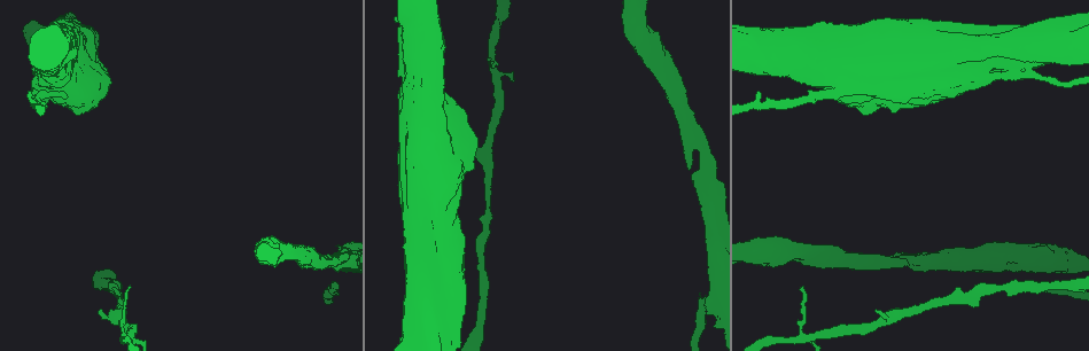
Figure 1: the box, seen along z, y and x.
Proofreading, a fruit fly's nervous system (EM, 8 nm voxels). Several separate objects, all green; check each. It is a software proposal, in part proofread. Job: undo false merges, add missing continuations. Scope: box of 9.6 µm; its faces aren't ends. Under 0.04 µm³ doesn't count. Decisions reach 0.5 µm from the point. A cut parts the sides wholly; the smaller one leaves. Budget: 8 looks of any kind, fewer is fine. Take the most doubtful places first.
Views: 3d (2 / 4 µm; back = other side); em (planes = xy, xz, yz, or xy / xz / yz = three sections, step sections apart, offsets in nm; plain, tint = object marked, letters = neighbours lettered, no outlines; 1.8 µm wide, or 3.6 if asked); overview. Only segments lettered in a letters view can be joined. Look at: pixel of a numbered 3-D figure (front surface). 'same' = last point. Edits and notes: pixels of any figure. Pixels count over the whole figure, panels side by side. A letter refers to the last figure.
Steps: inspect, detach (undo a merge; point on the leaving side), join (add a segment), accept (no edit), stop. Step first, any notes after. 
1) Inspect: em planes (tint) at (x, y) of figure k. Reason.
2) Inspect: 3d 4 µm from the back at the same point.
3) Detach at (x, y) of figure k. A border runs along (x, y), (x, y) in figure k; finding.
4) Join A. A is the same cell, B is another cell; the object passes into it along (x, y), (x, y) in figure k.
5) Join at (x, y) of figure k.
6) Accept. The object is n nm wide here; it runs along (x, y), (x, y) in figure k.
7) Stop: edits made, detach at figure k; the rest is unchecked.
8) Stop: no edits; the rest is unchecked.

Inspect: 3d 4 µm at (1028, 67) of figure 1. Calibre changes.

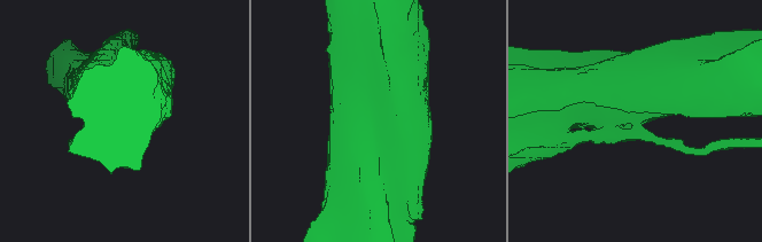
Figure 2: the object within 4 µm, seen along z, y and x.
Inspect: em 3.6 µm planes (letters) at (632, 117) of figure 2.

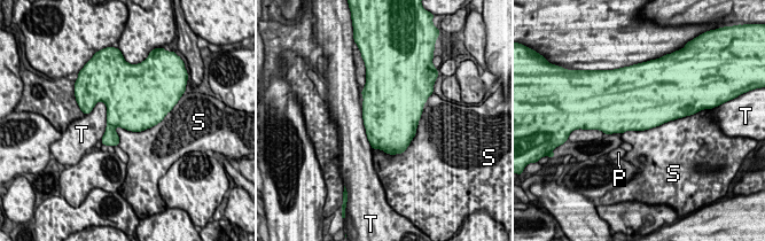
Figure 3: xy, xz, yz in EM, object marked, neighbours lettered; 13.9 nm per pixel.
Detach at (110, 138) of figure 3. The object is 600 nm wide here; P, S and T are other cells; a second cell is stuck on.

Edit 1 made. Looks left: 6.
Inspect: overview. See it whole again.

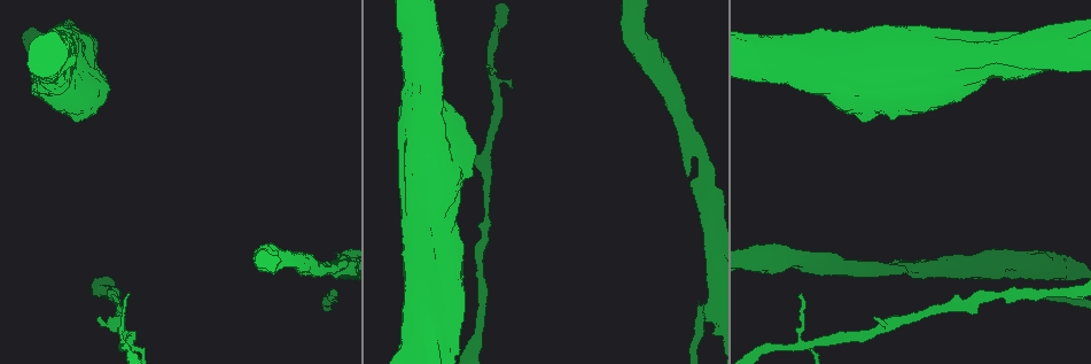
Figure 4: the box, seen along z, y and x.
Inspect: 3d 4 µm from the back at (98, 319) of figure 4. Branch stops here.

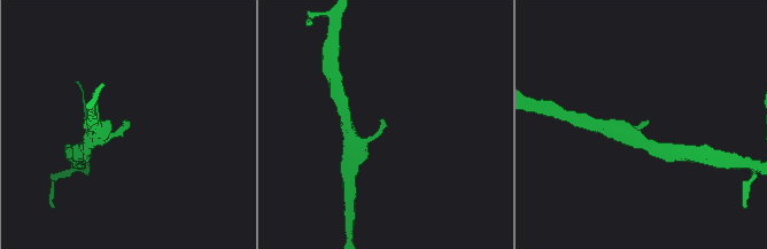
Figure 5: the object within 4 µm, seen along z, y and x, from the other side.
Inspect: em 3.6 µm planes (letters) at (126, 119) of figure 5.

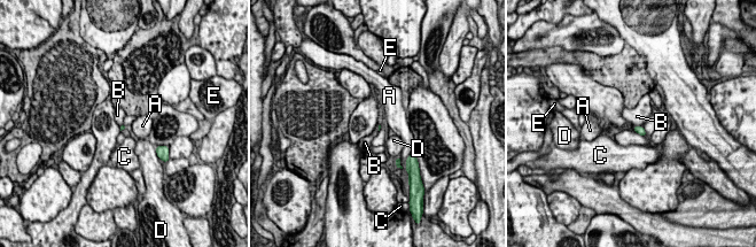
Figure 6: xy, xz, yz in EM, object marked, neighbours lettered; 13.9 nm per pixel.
Accept. The longest contact is with E, 180 nm; A, B, C, D and E are other cells; none of them fits.

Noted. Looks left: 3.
Stop: edits made, detach at figure 3; the rest is unchecked.

